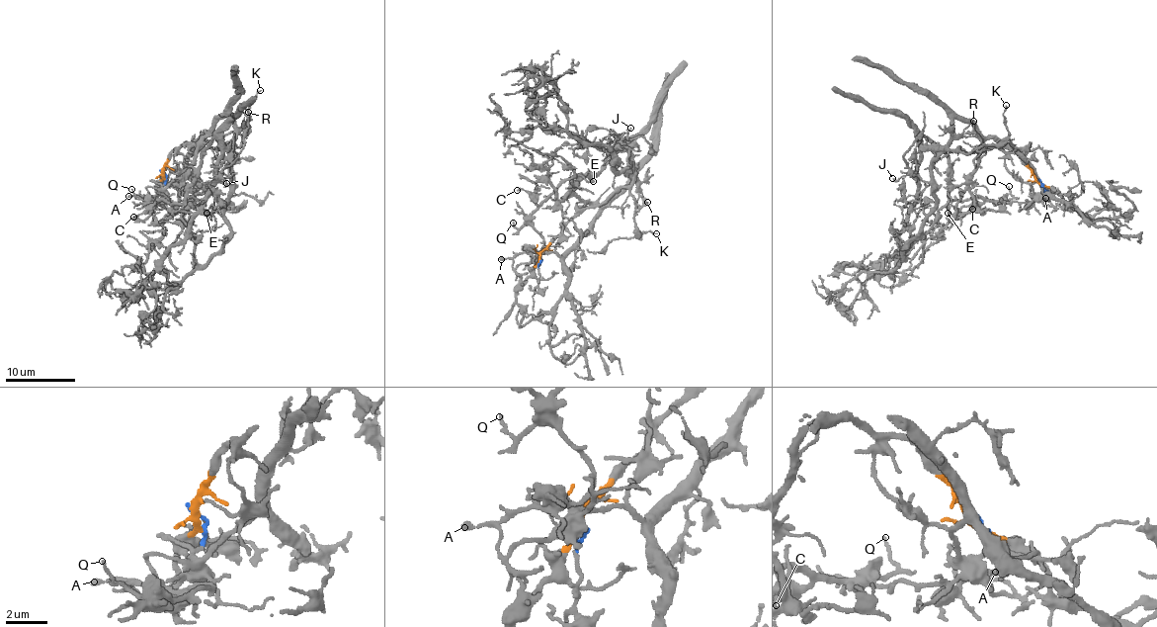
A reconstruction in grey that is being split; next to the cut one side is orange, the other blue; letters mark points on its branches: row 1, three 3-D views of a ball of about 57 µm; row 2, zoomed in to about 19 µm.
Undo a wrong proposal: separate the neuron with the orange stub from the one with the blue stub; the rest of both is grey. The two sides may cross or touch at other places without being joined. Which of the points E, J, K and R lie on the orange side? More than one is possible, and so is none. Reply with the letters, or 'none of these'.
E, J, K, R

